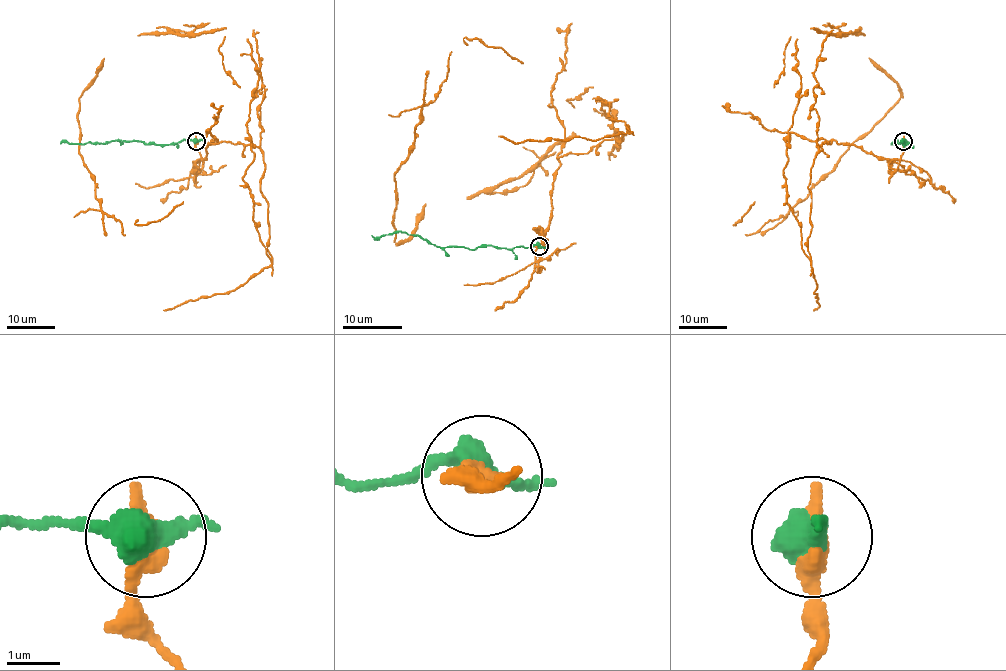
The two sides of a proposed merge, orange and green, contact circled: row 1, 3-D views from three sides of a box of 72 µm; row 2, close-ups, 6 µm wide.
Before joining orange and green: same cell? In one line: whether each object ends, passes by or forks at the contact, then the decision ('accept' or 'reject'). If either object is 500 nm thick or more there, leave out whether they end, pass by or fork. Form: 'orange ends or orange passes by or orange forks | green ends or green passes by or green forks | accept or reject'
orange ends | green passes by | reject

